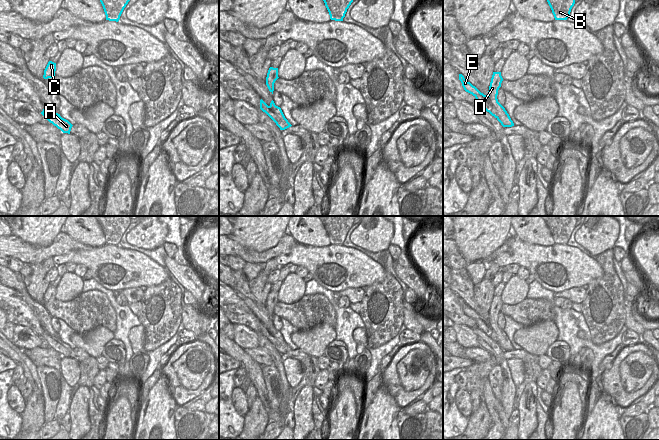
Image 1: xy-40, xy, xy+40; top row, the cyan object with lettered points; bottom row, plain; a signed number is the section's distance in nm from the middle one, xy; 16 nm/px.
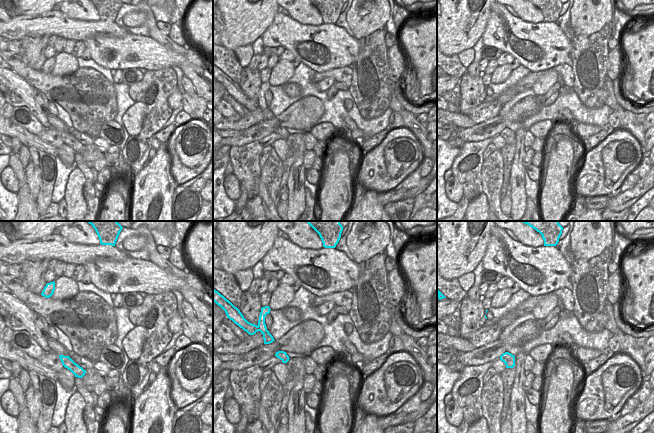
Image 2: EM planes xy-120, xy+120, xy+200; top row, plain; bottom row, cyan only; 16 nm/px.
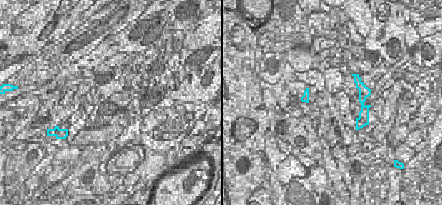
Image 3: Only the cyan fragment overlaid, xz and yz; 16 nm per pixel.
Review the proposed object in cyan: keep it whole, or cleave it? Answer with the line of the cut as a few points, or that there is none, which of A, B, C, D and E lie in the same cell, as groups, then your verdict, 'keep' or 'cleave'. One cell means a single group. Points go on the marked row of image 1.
cut in xy+40 along (488, 95), (497, 112), (497, 118); A E / B C D; cleave

